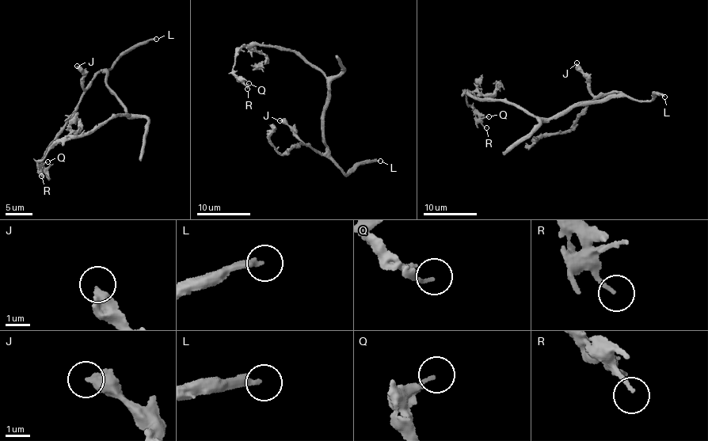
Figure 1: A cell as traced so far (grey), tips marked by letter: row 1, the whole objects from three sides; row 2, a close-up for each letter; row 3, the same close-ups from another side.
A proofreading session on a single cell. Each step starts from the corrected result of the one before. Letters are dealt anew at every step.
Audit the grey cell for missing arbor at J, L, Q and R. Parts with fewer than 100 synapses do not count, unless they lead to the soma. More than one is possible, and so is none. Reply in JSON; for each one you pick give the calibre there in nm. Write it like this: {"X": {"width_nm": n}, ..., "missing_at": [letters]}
{"L": {"width_nm": 240}, "missing_at": ["L"]}

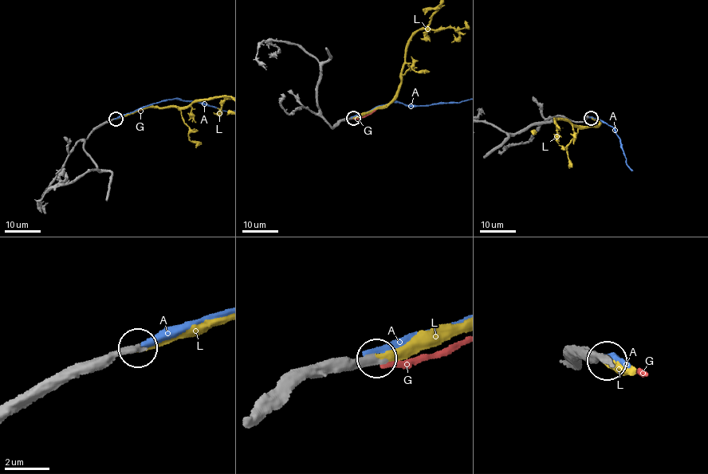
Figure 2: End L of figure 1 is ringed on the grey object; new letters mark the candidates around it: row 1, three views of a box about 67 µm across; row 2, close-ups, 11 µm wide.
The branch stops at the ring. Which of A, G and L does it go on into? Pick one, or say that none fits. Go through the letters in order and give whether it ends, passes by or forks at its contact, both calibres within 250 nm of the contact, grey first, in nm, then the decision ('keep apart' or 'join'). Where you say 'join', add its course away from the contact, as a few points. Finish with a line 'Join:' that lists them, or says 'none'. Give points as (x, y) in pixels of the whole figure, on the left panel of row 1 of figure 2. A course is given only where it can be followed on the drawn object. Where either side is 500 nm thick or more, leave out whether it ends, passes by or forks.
A: it ends | 400/280 nm | keep apart
G: it ends | 320/200 nm | keep apart
L: it ends | 360/360 nm | join
Join: L

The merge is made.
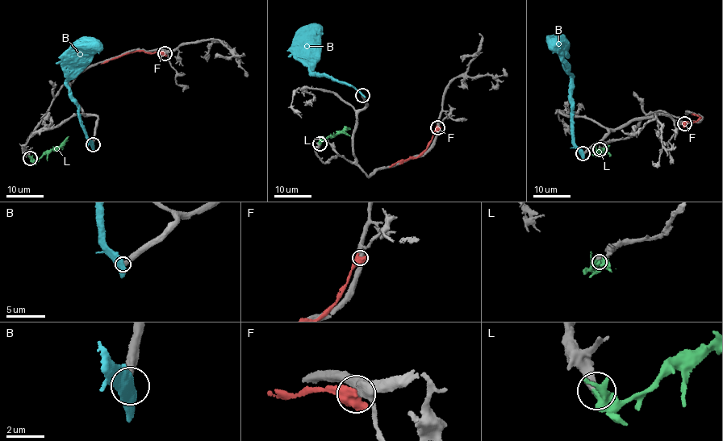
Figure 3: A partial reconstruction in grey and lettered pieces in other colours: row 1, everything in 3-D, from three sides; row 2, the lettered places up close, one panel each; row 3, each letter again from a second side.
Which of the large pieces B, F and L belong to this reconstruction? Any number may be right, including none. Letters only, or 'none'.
L

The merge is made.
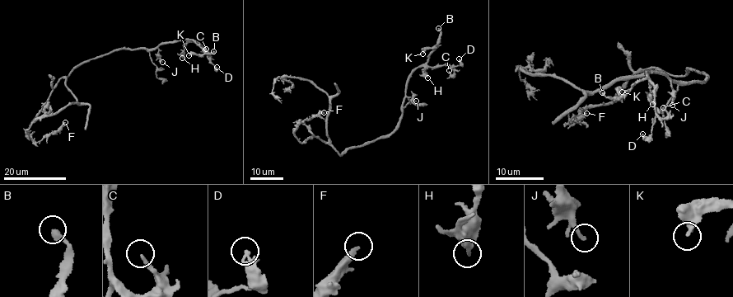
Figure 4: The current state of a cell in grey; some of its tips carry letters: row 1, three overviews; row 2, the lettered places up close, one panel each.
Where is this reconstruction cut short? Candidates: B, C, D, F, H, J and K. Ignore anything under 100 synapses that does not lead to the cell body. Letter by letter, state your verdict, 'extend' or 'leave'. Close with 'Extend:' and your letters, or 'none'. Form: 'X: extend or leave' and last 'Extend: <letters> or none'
B: leave
C: leave
D: leave
F: leave
H: leave
J: leave
K: leave
Extend: none

